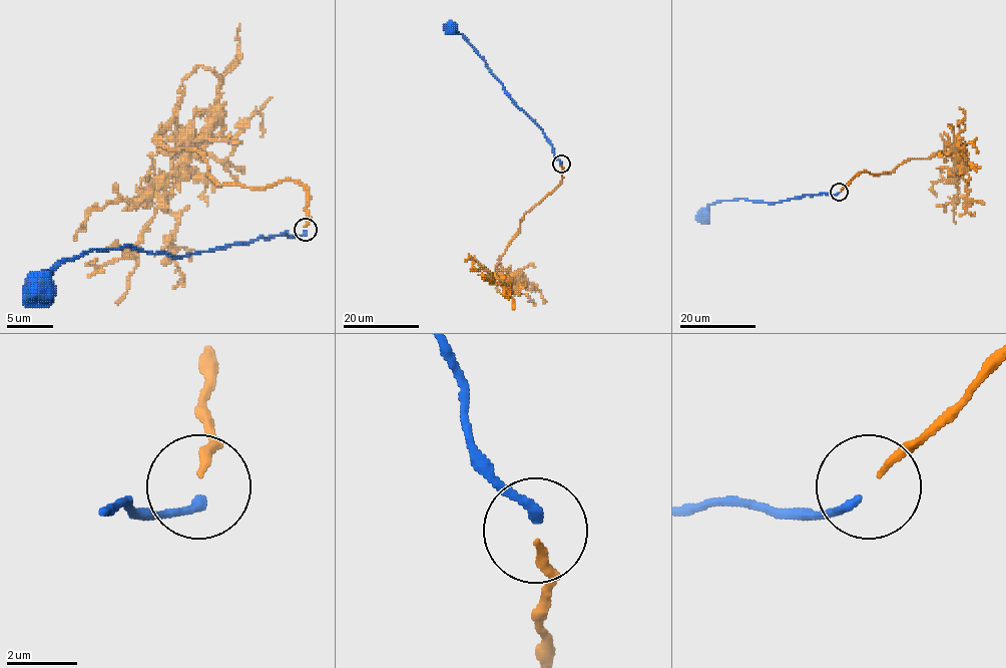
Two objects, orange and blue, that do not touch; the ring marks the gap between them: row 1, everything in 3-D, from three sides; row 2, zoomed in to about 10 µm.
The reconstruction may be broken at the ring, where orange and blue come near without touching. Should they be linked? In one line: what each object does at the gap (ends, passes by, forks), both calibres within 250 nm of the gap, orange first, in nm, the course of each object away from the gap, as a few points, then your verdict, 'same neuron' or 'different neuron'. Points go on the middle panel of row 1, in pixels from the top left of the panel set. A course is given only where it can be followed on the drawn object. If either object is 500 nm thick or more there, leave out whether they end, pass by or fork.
orange ends there; blue ends there; 200 nm thick on the orange side, 280 nm on the other; orange runs (561, 165), (559, 184), (525, 214), (500, 258), (509, 280), (494, 283), (474, 262); blue runs (560, 163), (543, 130), (512, 98), (472, 45), (453, 28); same neuron

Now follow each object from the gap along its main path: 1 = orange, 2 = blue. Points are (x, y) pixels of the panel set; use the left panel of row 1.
1: (306, 226), (302, 185), (218, 185), (195, 150), (158, 138), (170, 120), (179, 163), (133, 256), (94, 258)
2: (304, 231), (186, 256), (124, 247), (90, 249), (60, 265), (44, 293)

